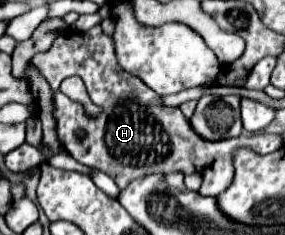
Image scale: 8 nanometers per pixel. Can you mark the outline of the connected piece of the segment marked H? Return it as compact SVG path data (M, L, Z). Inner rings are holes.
M94 26L88 32L62 34L62 38L56 38L48 52L36 54L32 64L40 68L56 92L54 117L58 140L62 146L80 164L94 166L112 176L120 190L124 190L132 180L144 178L148 174L166 176L172 172L182 172L184 176L202 176L202 186L198 190L202 196L218 196L232 184L232 142L228 142L228 138L206 140L198 136L180 108L160 104L160 96L154 90L124 70L118 70L114 58L114 42L110 42L110 36L106 36L100 26ZM68 76L80 76L86 84L90 100L104 108L98 118L86 118L82 104L72 102L58 90L60 82ZM76 130L84 130L86 136L78 138Z

